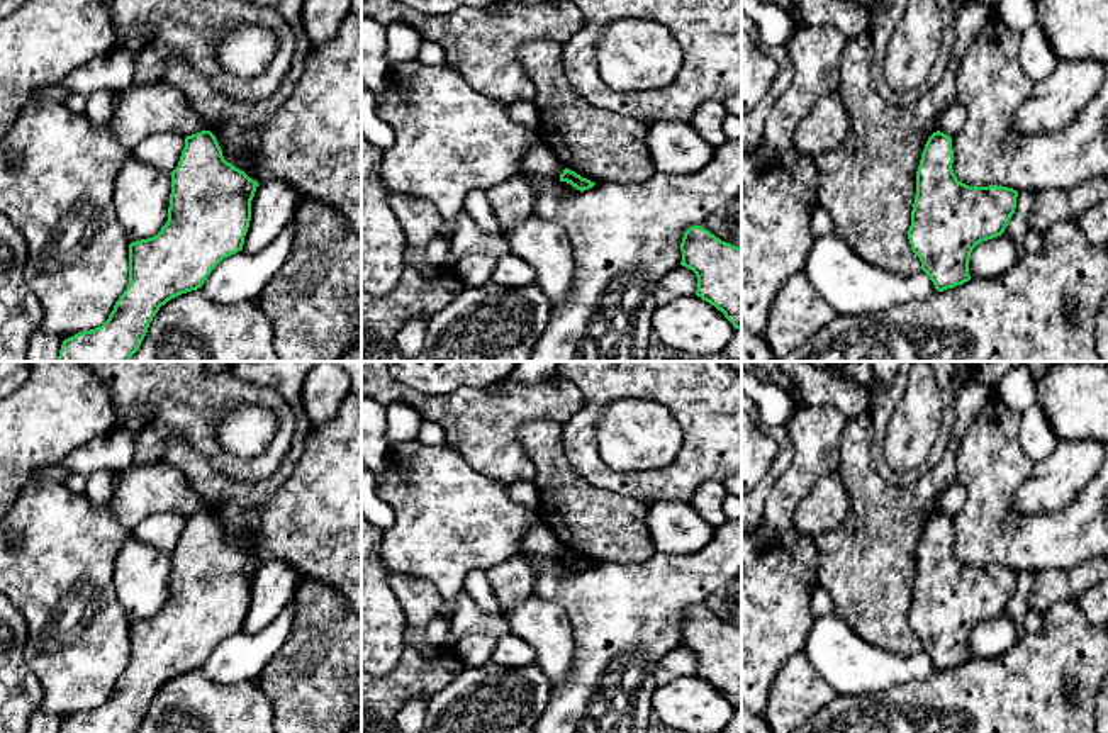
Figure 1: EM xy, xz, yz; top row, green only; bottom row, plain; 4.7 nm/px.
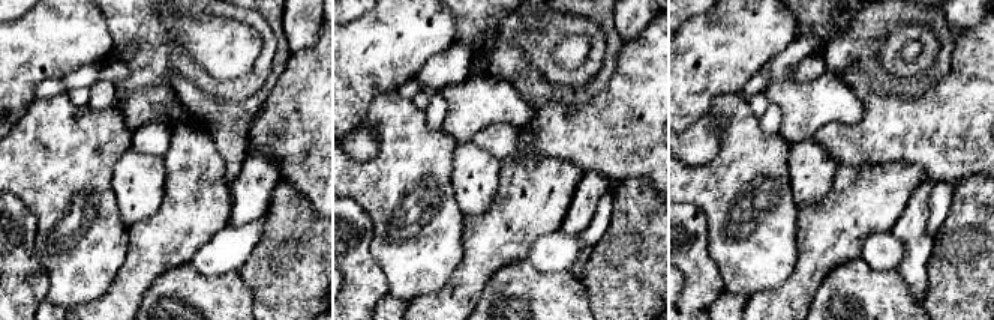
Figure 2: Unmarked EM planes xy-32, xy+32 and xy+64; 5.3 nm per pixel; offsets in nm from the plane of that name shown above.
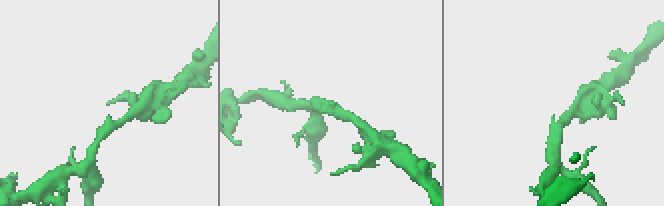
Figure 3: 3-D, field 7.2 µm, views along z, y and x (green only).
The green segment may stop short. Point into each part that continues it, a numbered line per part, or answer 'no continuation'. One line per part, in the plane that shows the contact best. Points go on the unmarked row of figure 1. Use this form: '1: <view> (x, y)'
no continuation

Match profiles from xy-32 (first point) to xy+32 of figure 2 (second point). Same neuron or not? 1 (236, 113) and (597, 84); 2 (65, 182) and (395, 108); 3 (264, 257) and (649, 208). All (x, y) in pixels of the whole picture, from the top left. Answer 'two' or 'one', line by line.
1: one
2: one
3: one

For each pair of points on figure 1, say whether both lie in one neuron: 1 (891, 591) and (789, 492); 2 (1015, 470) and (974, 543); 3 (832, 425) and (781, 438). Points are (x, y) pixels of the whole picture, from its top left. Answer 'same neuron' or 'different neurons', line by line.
1: different neurons
2: same neuron
3: different neurons

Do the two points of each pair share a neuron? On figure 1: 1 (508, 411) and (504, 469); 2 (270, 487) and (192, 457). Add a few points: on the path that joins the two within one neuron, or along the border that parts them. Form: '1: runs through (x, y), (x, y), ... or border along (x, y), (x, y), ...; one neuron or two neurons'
1: runs through (504, 425), (504, 455); one neuron
2: runs through (250, 491), (221, 489), (209, 477); one neuron

